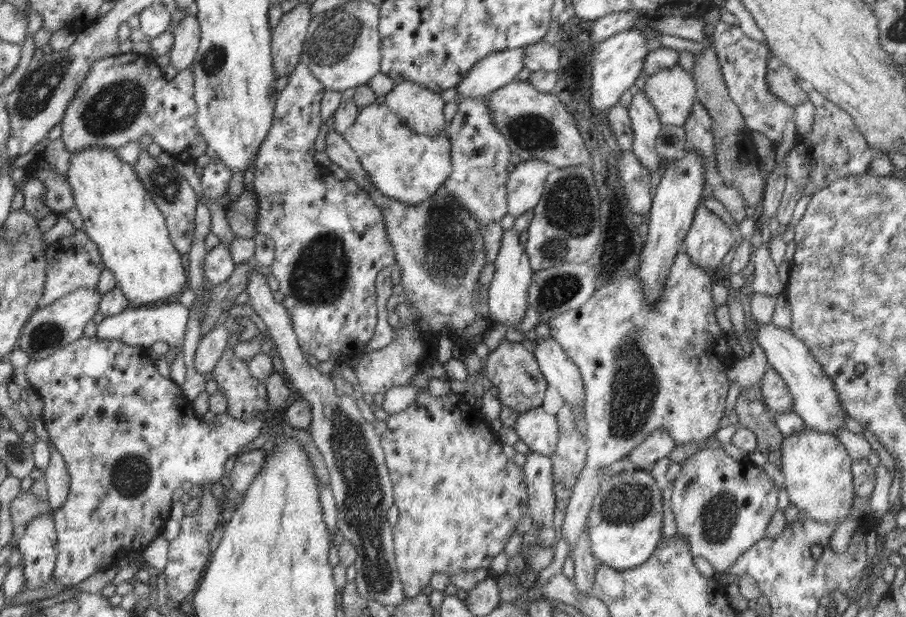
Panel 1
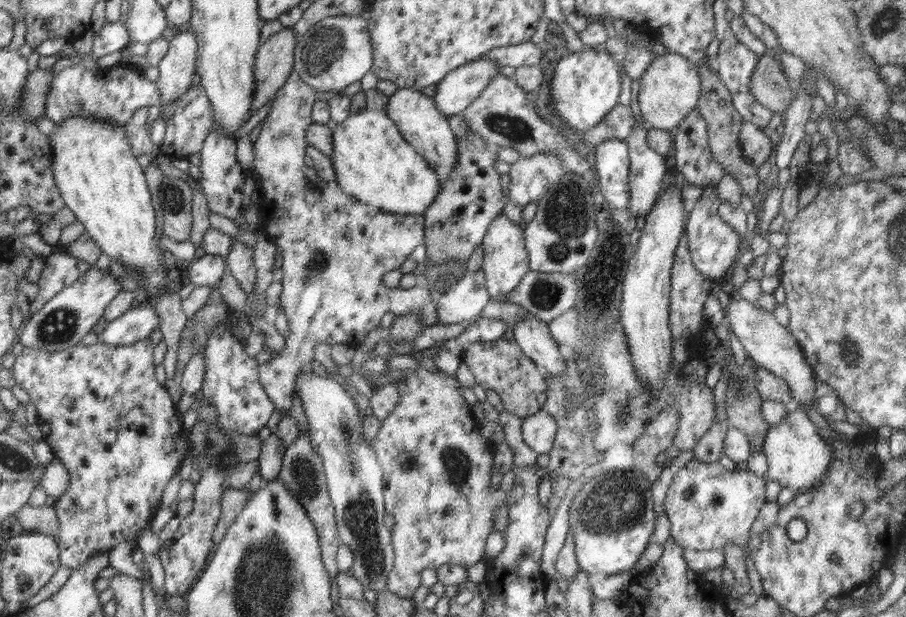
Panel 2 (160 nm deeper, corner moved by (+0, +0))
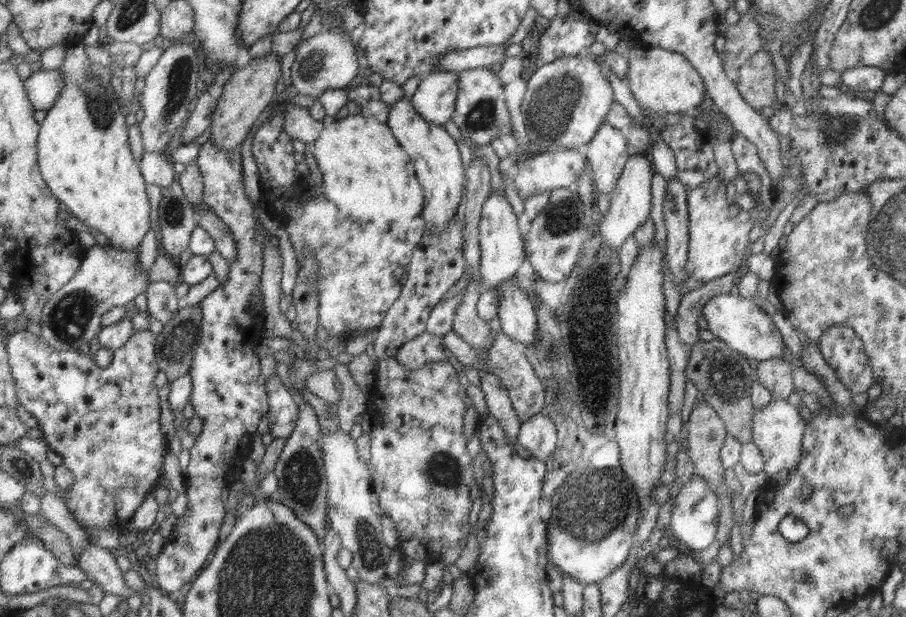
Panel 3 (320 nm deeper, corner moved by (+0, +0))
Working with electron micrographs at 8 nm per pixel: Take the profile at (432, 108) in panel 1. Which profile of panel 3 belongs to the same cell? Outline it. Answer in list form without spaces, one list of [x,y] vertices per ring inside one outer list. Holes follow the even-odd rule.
[[[404,97],[391,105],[385,123],[412,159],[418,182],[424,191],[424,204],[419,216],[424,226],[422,231],[426,233],[431,230],[433,234],[441,234],[457,214],[464,190],[464,167],[456,141],[446,131],[444,125],[426,122],[416,112],[410,98]]]

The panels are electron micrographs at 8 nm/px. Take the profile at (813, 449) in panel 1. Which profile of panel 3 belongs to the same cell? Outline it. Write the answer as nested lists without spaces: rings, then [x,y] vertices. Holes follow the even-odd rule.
[[[772,399],[766,406],[753,410],[752,442],[760,450],[765,460],[763,471],[767,478],[777,477],[781,470],[792,470],[799,463],[804,451],[802,438],[806,430],[806,421],[799,409],[790,405],[786,399]]]

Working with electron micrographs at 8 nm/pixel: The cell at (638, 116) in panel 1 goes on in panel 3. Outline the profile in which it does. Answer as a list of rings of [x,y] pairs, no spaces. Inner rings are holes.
[[[637,152],[626,161],[623,171],[619,174],[616,186],[611,192],[610,208],[599,224],[599,235],[602,243],[610,250],[621,248],[628,236],[632,236],[638,227],[642,227],[651,211],[650,183],[655,171],[646,153]]]

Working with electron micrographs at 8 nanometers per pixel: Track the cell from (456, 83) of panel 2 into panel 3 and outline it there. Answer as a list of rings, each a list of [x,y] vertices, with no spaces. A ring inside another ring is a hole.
[[[438,70],[436,73],[424,75],[416,89],[416,94],[410,97],[410,103],[414,105],[416,112],[426,121],[443,126],[452,118],[458,94],[458,72],[446,72]]]

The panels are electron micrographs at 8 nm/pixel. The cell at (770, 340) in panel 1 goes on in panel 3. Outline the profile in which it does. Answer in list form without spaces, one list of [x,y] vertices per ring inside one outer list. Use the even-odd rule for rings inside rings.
[[[730,293],[714,295],[702,308],[702,316],[708,323],[710,331],[717,339],[722,340],[732,350],[745,355],[752,363],[766,362],[766,360],[784,360],[784,347],[782,335],[777,330],[773,318],[762,311],[752,299],[741,298]]]

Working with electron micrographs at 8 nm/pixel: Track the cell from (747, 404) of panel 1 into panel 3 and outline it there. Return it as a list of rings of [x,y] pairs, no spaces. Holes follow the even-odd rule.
[[[700,340],[691,347],[692,354],[684,375],[698,389],[699,395],[722,419],[726,433],[740,443],[752,442],[752,419],[755,406],[751,401],[750,385],[757,380],[756,367],[752,360],[728,347],[722,340]]]

